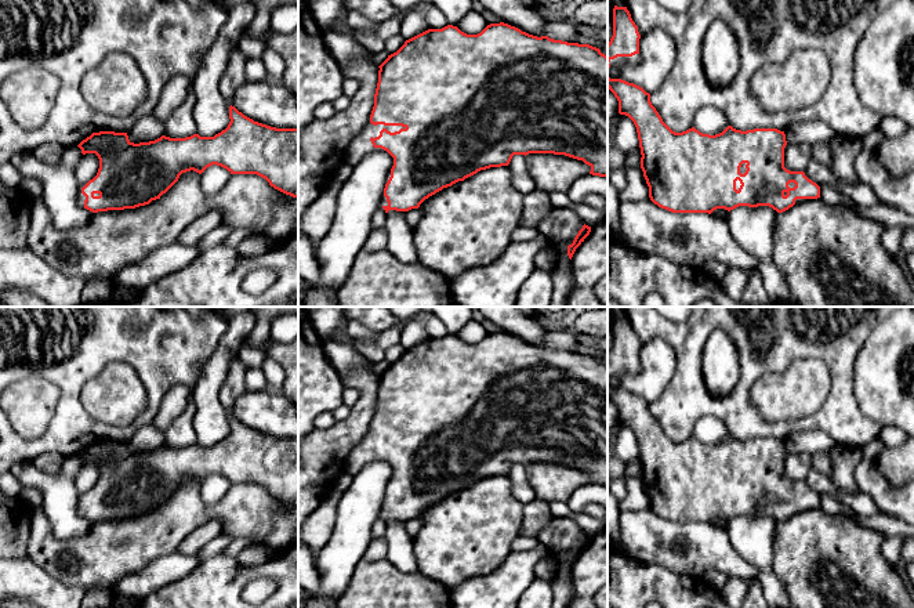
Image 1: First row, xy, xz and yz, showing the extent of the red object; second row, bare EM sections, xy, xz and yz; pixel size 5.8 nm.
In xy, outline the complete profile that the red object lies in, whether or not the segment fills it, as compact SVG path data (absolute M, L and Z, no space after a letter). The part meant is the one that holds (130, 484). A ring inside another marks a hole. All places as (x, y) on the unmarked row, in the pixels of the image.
M229 416L229 434L214 446L200 446L193 444L185 448L170 448L162 445L149 452L134 453L127 442L99 441L93 442L77 456L81 463L95 463L99 468L97 485L79 497L79 514L93 522L108 520L135 518L160 509L179 488L182 482L196 481L202 484L207 477L217 474L231 484L257 484L265 488L275 499L298 509L298 437L276 438L244 426L235 416Z

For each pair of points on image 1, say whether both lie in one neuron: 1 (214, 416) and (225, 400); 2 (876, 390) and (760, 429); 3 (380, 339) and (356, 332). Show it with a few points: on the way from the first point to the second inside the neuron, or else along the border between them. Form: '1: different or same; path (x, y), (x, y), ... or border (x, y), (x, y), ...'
1: different; border (228, 373), (220, 388), (218, 401), (229, 412)
2: different; border (855, 364), (853, 397), (856, 405), (876, 422)
3: same; path (374, 336), (362, 332)

